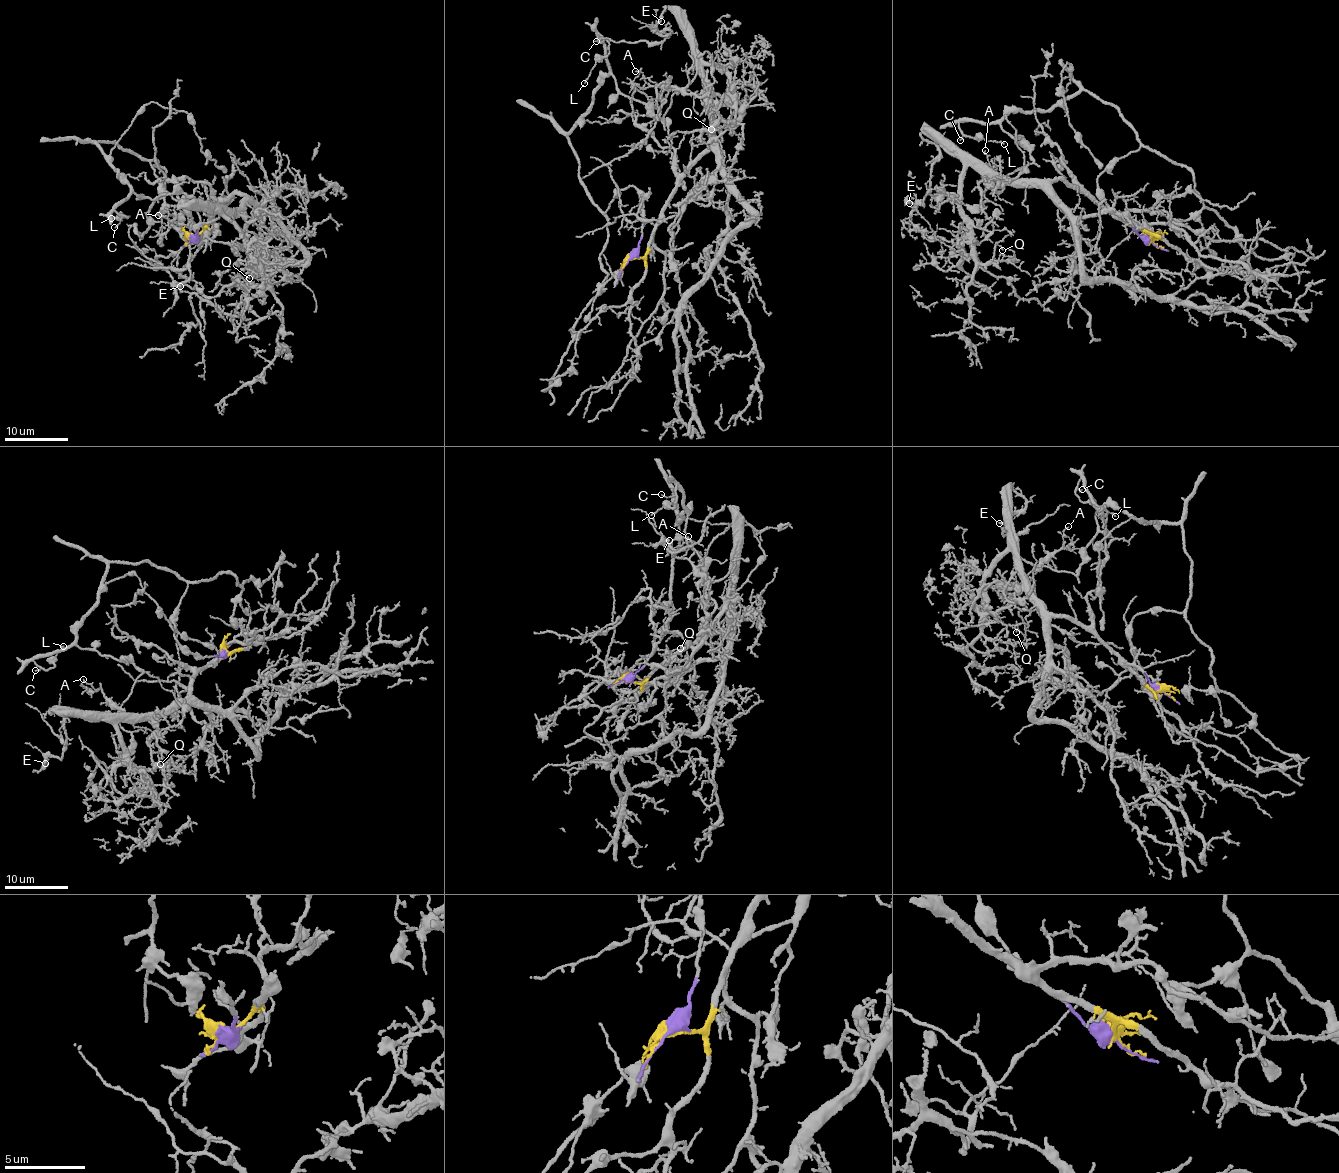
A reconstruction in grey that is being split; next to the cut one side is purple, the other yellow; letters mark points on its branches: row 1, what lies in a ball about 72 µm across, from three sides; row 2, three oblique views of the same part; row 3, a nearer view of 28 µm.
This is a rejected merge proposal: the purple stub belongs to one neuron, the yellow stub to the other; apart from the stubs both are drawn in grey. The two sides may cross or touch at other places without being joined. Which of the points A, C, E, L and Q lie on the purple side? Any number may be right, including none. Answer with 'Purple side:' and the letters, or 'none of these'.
Purple side: C, L

